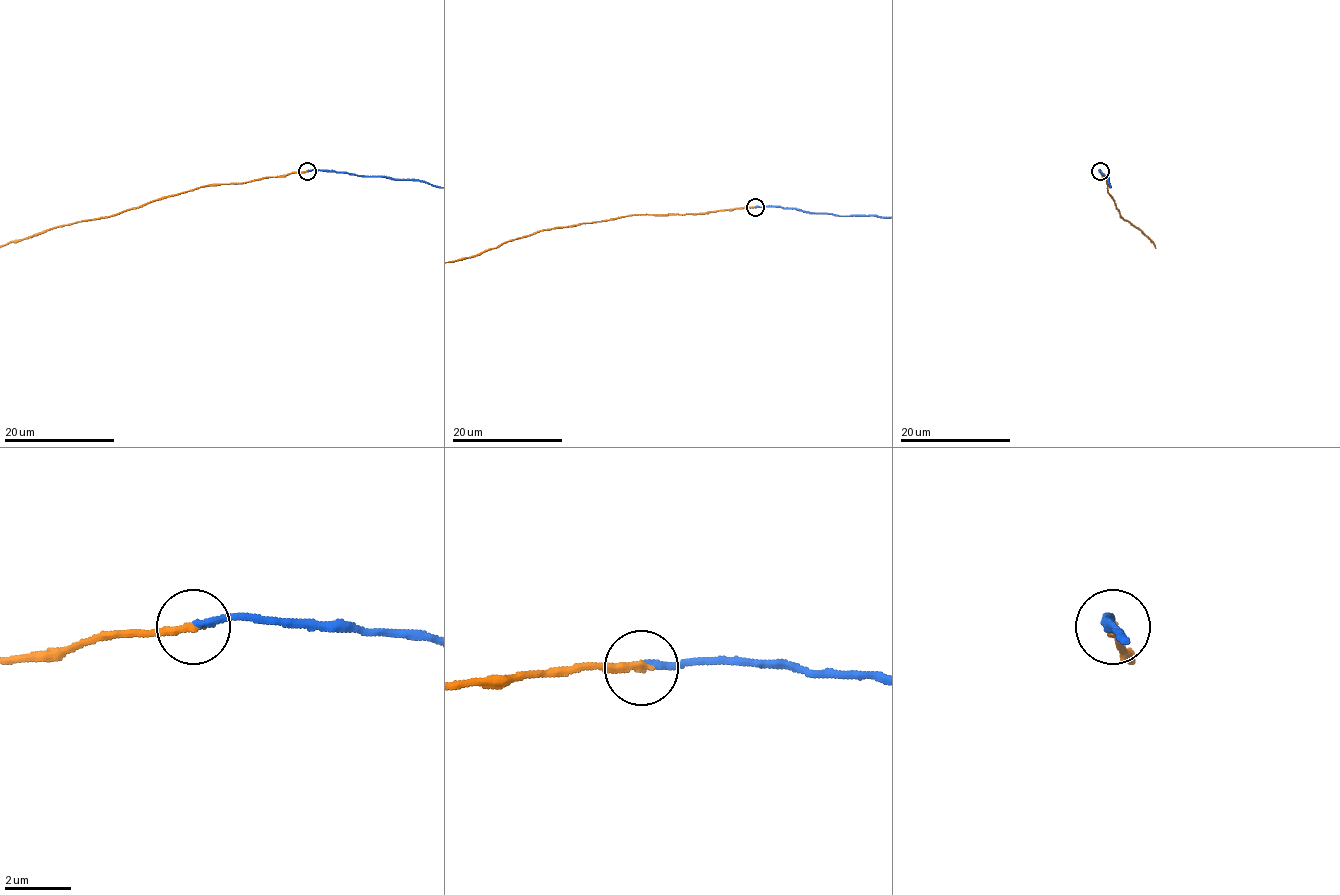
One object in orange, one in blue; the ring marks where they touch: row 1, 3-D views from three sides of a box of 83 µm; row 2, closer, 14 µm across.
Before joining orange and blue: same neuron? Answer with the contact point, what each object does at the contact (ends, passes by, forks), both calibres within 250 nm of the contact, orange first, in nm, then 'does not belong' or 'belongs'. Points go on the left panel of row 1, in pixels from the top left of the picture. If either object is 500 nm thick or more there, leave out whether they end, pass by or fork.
(307, 171) | orange ends | blue ends | 240/240 nm | belongs

